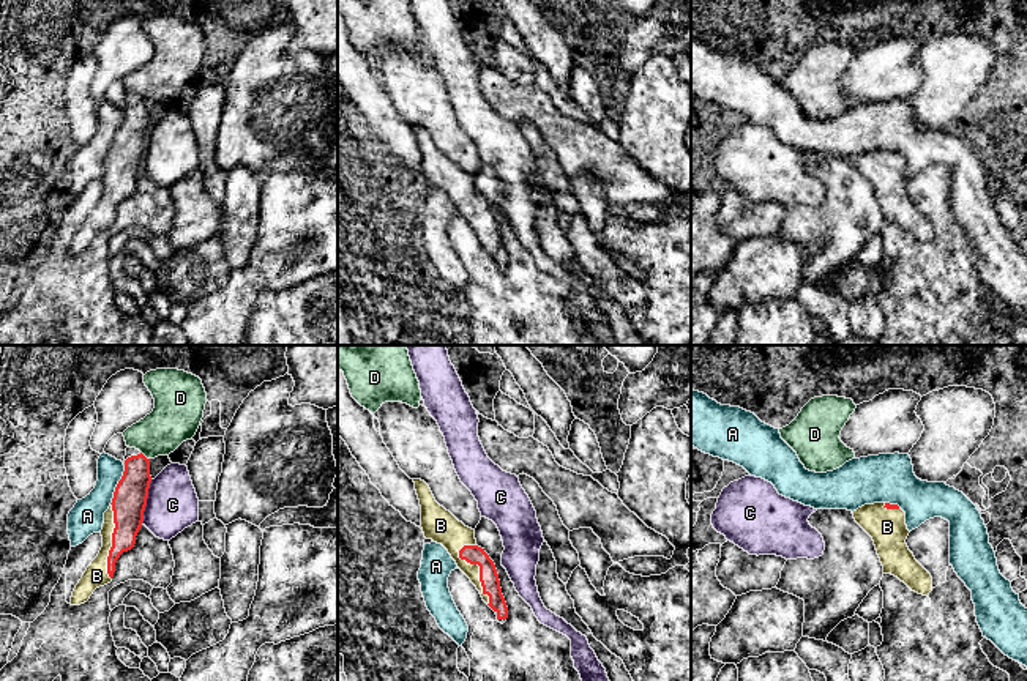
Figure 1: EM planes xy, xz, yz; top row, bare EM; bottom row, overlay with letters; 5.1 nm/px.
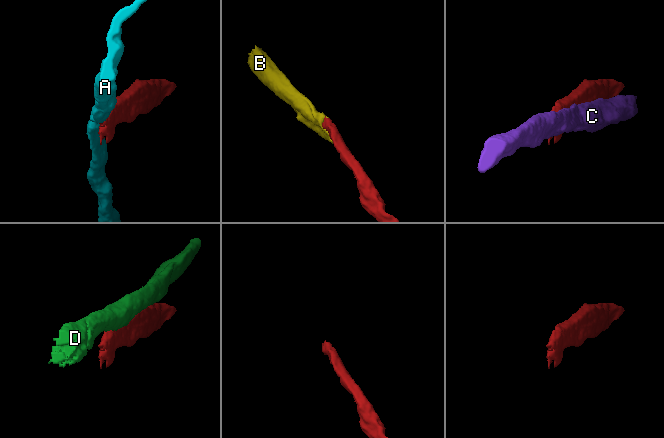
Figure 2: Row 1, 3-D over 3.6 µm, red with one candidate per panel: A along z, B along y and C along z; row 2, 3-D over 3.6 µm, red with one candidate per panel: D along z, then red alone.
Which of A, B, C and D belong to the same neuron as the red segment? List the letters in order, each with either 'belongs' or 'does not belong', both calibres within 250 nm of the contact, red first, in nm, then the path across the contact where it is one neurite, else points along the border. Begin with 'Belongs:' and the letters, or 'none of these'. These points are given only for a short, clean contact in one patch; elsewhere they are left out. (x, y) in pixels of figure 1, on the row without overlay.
Belongs: B
A: does not belong; calibres 180 and 170 nm; border xy (125, 112), (109, 150)
B: belongs; calibres 100 and 160 nm
C: does not belong; calibres 180 and 260 nm
D: does not belong; calibres 180 and 260 nm

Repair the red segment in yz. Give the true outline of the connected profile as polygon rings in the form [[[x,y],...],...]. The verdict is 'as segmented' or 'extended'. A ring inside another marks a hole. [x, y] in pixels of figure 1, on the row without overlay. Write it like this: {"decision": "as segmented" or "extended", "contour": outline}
{"decision": "extended", "contour": [[[865,151],[852,159],[855,169],[872,184],[883,221],[891,221],[912,238],[928,243],[932,238],[931,221],[915,207],[906,186],[906,159],[898,151]]]}

